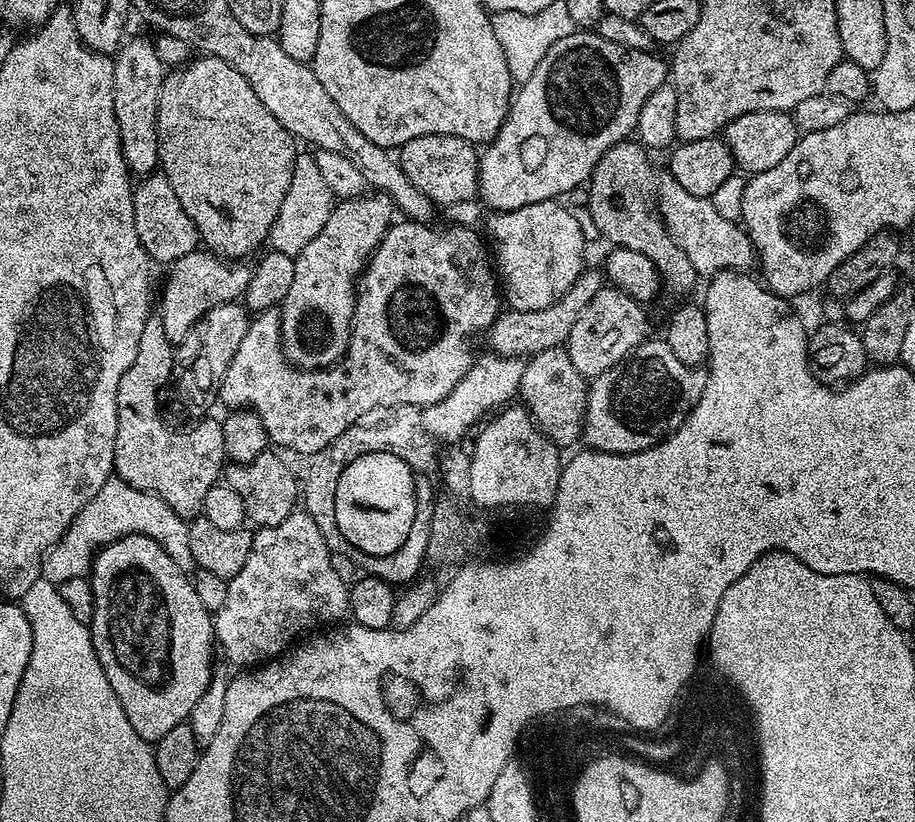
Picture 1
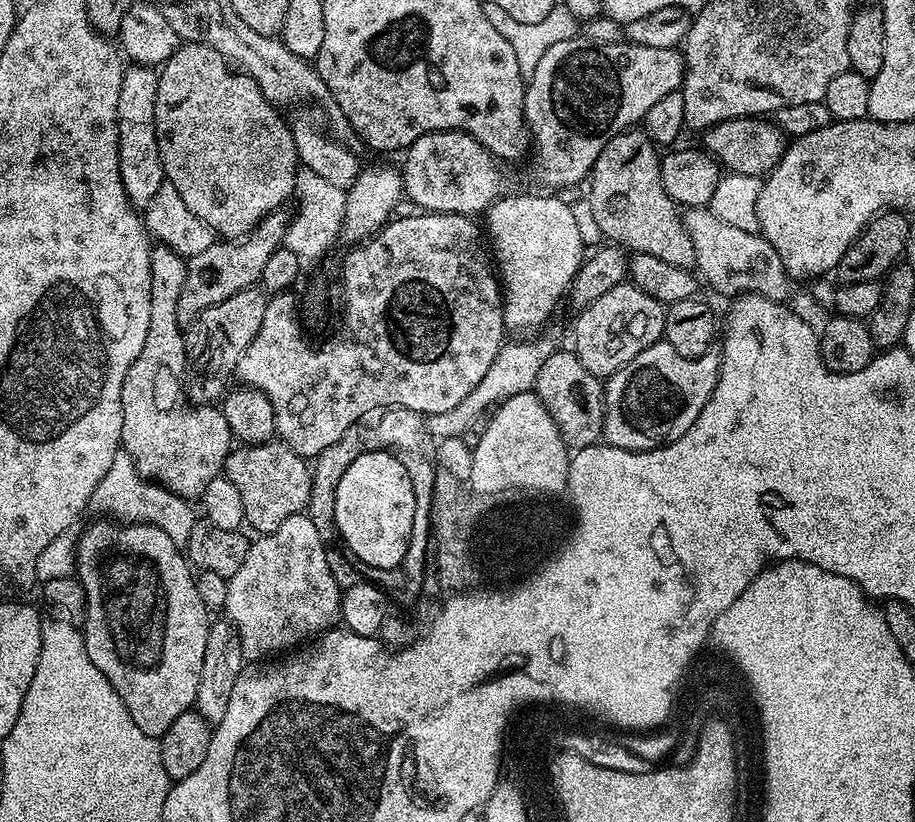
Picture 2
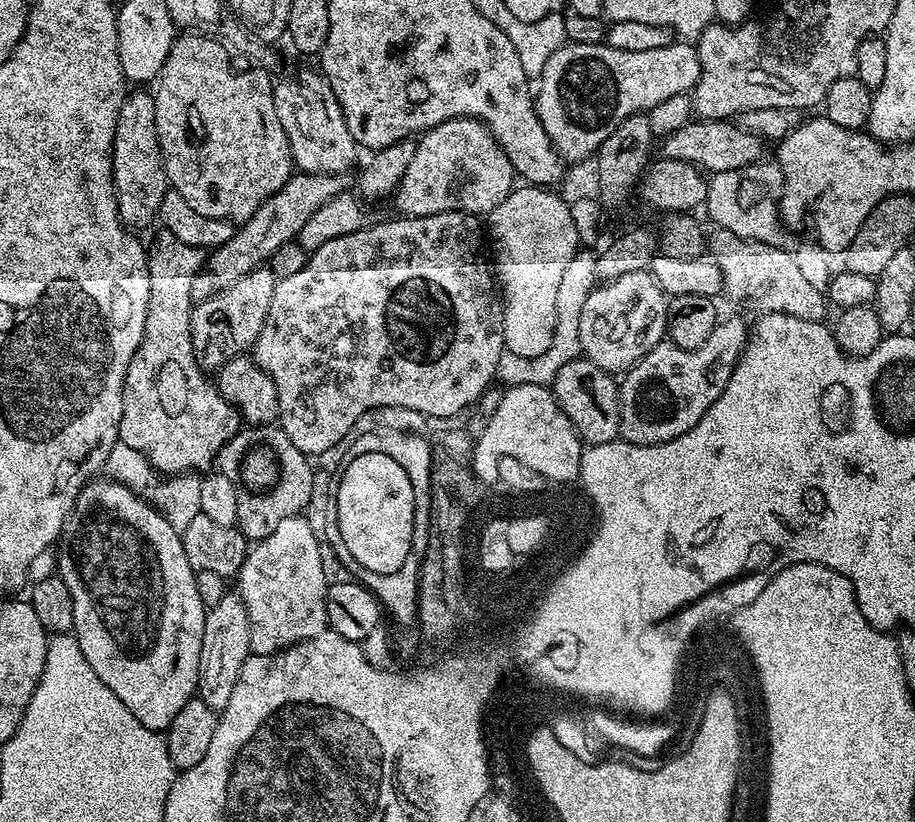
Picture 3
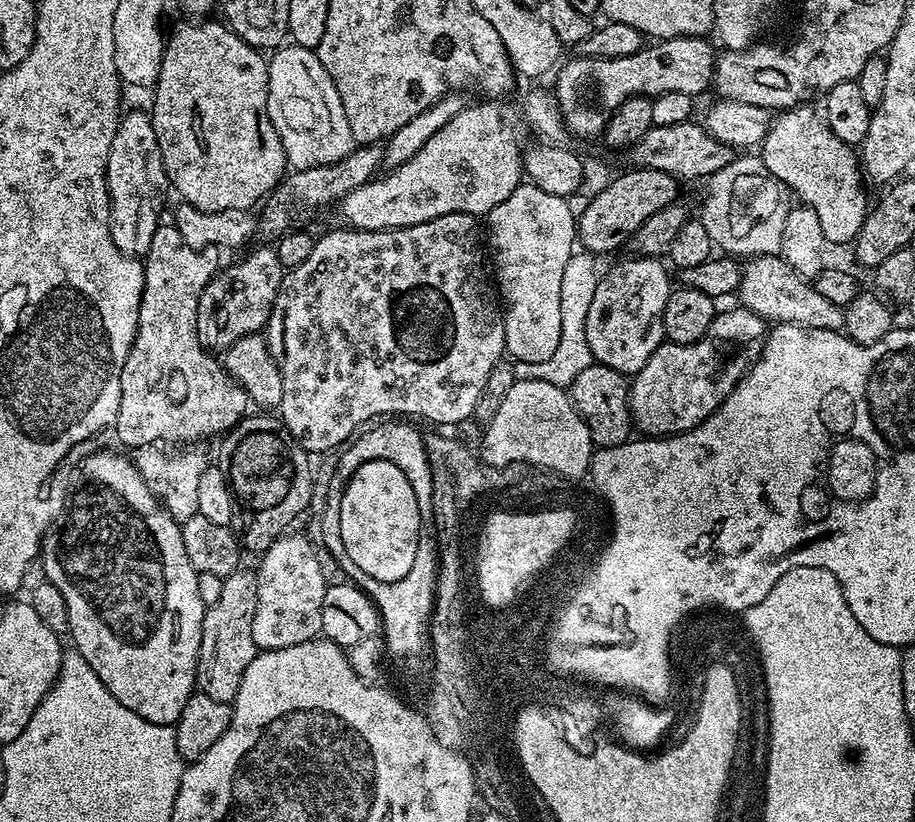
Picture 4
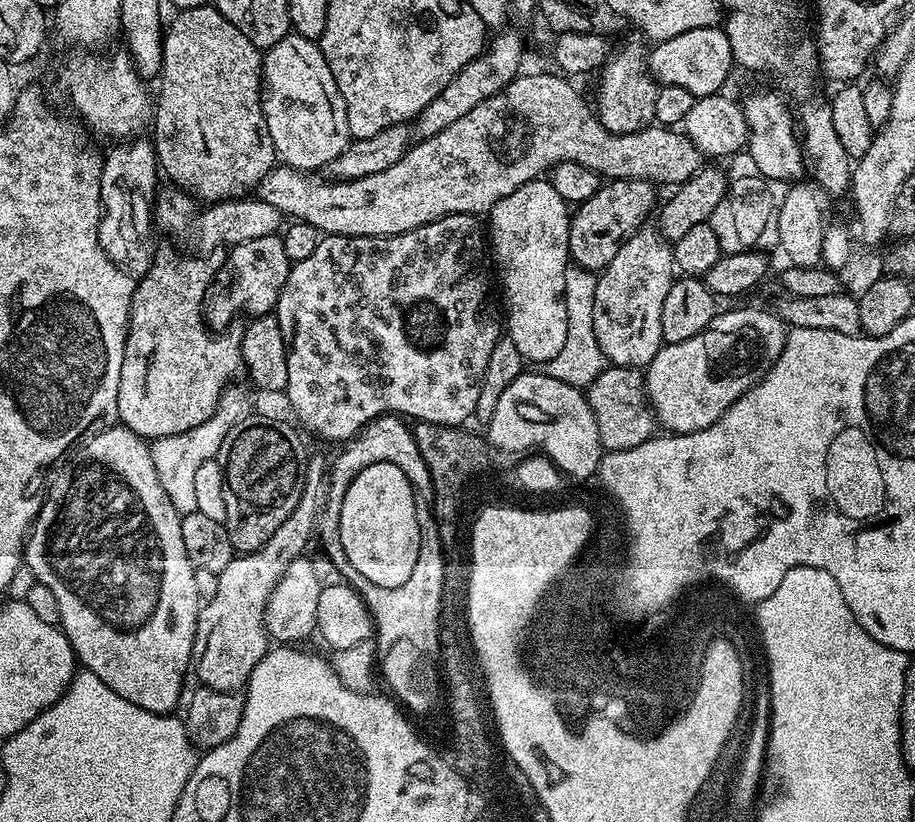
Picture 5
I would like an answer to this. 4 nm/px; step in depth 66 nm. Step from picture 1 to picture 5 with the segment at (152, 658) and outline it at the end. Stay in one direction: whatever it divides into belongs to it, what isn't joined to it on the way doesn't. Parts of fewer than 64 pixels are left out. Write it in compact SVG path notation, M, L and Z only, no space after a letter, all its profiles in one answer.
M108 426L100 431L87 442L81 443L80 453L53 478L52 485L48 488L48 500L46 496L40 505L36 521L28 530L22 560L27 568L34 570L36 583L45 584L54 593L60 615L59 627L64 629L70 646L76 652L77 661L87 671L98 674L98 678L102 678L102 682L106 682L106 686L110 686L114 694L126 698L126 702L134 702L134 706L142 706L142 710L172 714L177 711L176 703L179 702L180 691L184 688L184 675L187 672L189 675L190 665L193 663L196 619L199 618L202 607L202 595L200 596L200 588L196 585L198 572L192 567L190 558L186 558L186 546L182 542L180 525L181 513L174 510L170 498L166 498L166 490L162 490L162 482L158 482L149 441L123 426Z

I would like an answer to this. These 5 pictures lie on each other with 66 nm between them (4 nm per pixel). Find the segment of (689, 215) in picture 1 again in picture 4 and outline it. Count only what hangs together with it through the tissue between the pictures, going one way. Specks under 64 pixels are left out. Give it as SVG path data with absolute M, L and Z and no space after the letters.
M780 254L775 256L753 256L743 265L740 273L740 287L738 289L739 303L758 314L765 322L776 324L793 324L794 326L806 326L814 330L841 331L844 326L844 309L834 306L823 294L818 294L815 283L809 282L800 276L784 261Z

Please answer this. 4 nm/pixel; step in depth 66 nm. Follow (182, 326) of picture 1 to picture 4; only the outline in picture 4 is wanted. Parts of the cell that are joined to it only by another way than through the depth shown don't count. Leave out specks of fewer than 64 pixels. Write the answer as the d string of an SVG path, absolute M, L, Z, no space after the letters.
M361 144L353 148L349 156L330 166L289 171L280 181L276 191L267 197L266 203L259 209L259 212L261 211L260 216L258 212L259 235L262 234L268 239L265 241L275 241L295 225L292 223L299 216L308 216L311 212L334 203L335 200L347 201L348 195L358 190L358 186L362 186L367 180L373 179L381 171L383 164L384 148L380 144Z

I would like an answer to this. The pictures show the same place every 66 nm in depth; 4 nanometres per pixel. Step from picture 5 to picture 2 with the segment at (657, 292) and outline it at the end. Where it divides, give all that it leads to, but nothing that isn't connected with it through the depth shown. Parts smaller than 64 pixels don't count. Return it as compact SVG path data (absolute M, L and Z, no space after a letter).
M625 282L606 290L602 298L590 302L576 319L576 357L590 370L590 374L601 378L613 376L618 369L626 366L642 350L661 343L664 335L665 305L646 294L637 284Z

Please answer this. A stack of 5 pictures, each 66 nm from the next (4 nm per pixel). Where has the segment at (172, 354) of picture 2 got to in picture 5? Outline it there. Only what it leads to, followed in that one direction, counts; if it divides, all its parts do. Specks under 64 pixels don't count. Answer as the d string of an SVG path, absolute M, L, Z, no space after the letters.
M164 248L155 253L152 261L152 268L145 276L139 277L135 281L132 290L132 309L128 315L128 333L126 334L126 346L124 347L124 357L122 358L122 378L118 378L118 420L123 427L138 434L143 439L151 442L160 436L173 436L182 434L194 426L202 426L206 418L214 414L214 410L220 404L220 395L224 389L229 387L232 375L240 368L240 344L245 343L246 331L240 322L233 322L223 329L219 334L209 329L204 323L204 295L208 289L208 284L216 277L216 271L220 269L222 256L219 251L212 250L207 253L208 257L203 260L200 256L175 256L170 249Z

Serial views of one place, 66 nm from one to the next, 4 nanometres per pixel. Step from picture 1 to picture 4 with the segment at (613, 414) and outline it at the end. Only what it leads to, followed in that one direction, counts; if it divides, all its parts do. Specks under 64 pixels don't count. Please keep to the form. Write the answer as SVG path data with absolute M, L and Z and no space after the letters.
M735 306L729 312L721 311L718 316L717 330L709 331L708 335L692 344L674 344L665 342L650 354L646 366L631 377L628 390L628 405L632 411L632 422L637 429L640 428L645 437L663 438L675 436L681 432L689 432L696 428L704 417L714 414L718 406L738 386L741 378L749 372L753 364L762 354L766 339L766 322L758 314L743 306Z

